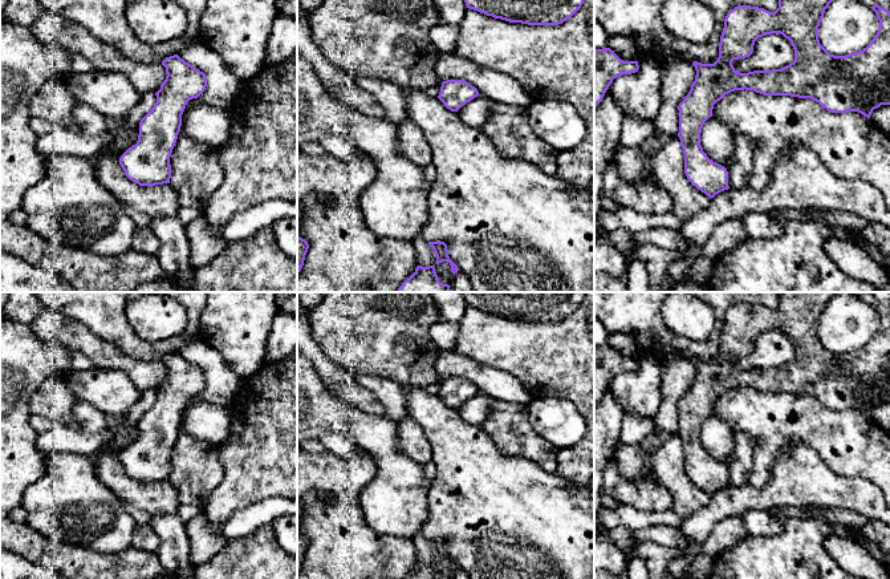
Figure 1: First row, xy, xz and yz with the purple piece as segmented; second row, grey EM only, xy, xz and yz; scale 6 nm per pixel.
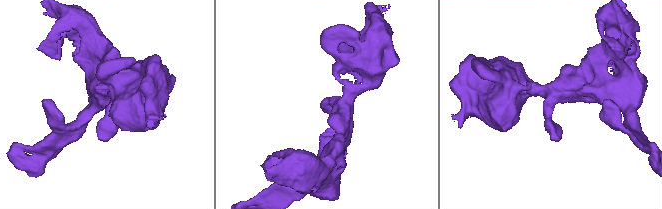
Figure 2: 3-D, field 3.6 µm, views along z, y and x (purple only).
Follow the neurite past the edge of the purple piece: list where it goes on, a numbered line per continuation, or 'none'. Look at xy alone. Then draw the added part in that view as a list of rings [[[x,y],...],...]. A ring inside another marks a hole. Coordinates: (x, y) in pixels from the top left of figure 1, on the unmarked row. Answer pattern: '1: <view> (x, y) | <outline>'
none

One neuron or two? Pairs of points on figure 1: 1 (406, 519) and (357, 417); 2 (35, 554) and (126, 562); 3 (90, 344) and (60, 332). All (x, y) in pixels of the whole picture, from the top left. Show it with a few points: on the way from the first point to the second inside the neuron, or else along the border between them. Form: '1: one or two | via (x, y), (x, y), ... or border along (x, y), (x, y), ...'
1: one | via (398, 494), (398, 477), (381, 442)
2: one | via (57, 555), (76, 563), (104, 563)
3: one | via (82, 340), (68, 332)

